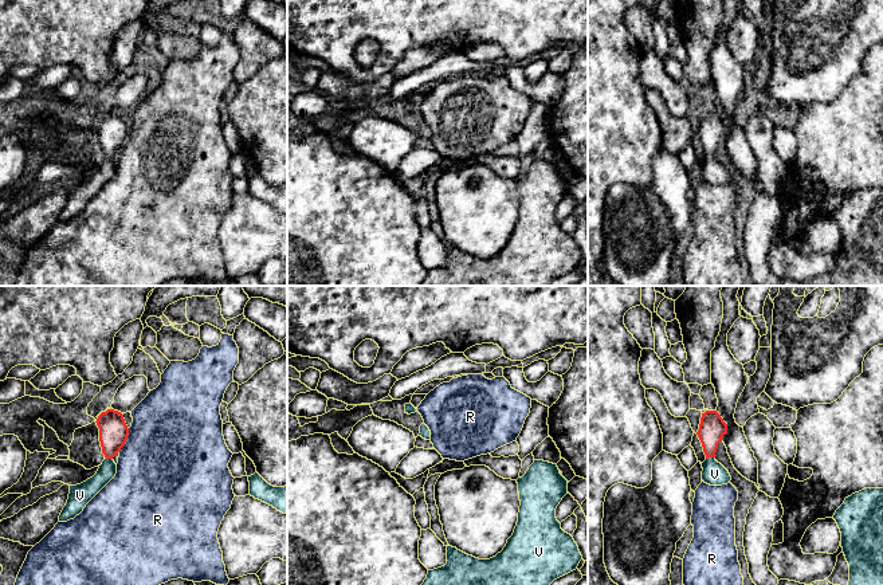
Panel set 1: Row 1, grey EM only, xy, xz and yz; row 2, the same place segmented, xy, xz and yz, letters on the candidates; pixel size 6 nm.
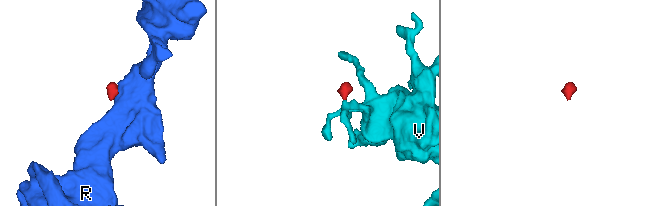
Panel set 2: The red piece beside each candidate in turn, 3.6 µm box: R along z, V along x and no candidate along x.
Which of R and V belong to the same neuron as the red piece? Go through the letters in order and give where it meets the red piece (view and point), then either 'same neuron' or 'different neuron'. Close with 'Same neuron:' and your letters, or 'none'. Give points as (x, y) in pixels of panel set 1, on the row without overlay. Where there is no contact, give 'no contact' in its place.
R: xy (126, 138) | different neuron
V: yz (710, 156) | same neuron
Same neuron: V

